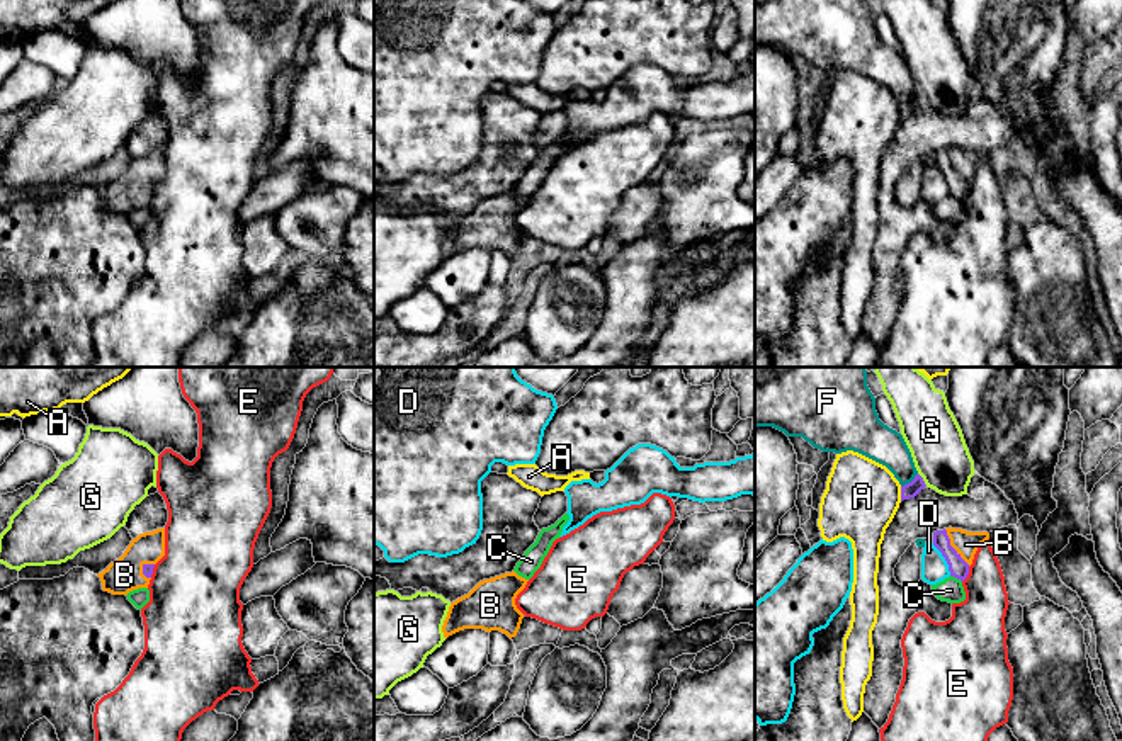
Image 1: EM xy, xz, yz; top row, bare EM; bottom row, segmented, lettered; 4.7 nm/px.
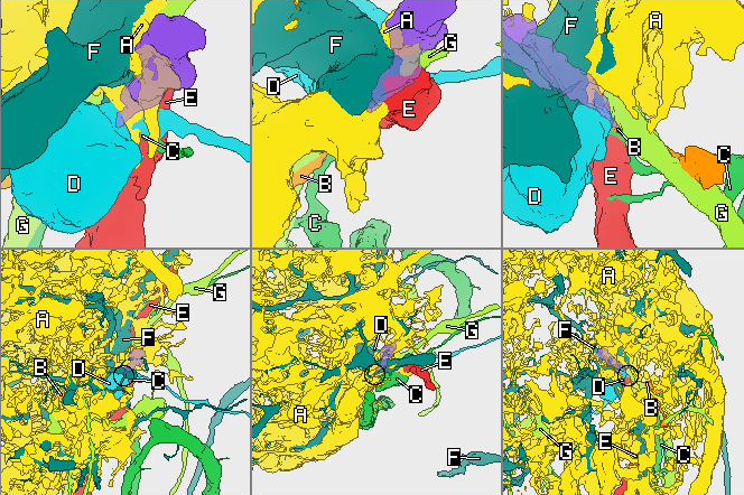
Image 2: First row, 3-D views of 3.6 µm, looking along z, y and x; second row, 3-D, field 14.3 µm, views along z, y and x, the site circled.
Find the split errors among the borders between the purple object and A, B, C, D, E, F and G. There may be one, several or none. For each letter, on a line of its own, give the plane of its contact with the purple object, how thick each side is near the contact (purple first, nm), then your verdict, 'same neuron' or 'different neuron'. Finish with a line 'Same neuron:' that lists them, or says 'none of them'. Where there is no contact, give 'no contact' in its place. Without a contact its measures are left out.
A: meets purple in yz; 70 nm thick on the purple side, 360 nm on the other; different neuron
B: meets purple in yz; 90 nm thick on the purple side, 120 nm on the other; same neuron
C: meets purple in yz; 90 nm thick on the purple side, 120 nm on the other; different neuron
D: meets purple in yz; 90 nm thick on the purple side, 130 nm on the other; different neuron
E: meets purple in yz; 90 nm thick on the purple side, 260 nm on the other; different neuron
F: meets purple in yz; 70 nm thick on the purple side, 170 nm on the other; different neuron
G: meets purple in yz; 70 nm thick on the purple side, 260 nm on the other; different neuron
Same neuron: B

